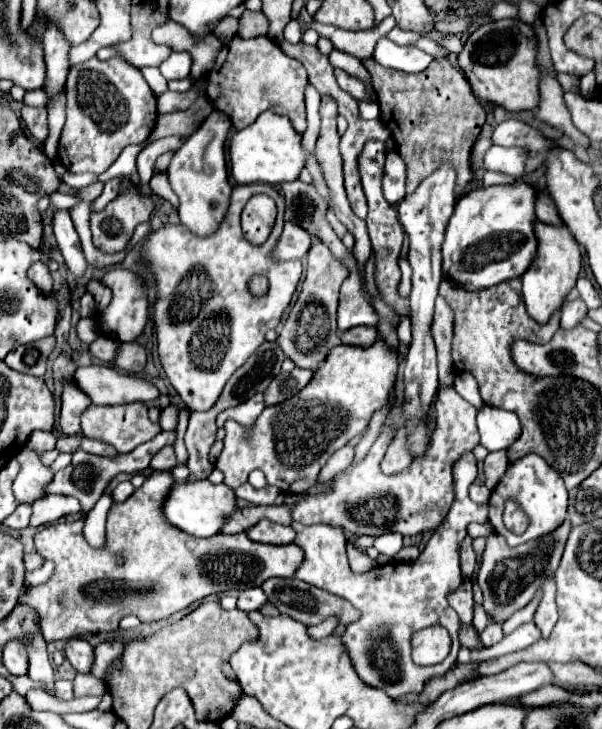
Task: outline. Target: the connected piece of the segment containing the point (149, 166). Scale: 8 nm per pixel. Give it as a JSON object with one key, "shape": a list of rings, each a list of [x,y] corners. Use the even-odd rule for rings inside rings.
{"shape":[[[168,136],[168,138],[160,138],[156,142],[152,142],[150,146],[146,146],[140,154],[138,154],[138,174],[140,174],[140,184],[148,184],[150,182],[150,174],[154,170],[154,162],[160,154],[168,152],[168,150],[178,150],[182,144],[186,142],[186,138],[180,136]]]}

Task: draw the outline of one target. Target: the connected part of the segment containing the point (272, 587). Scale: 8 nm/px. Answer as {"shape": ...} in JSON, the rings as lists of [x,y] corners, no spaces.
{"shape":[[[268,578],[262,584],[262,590],[268,596],[270,604],[274,604],[282,614],[292,616],[294,620],[300,620],[304,626],[320,624],[328,616],[336,616],[338,624],[350,624],[358,618],[356,616],[358,610],[354,610],[352,604],[348,604],[348,600],[338,598],[330,592],[324,592],[322,588],[316,588],[316,586],[312,586],[308,582],[302,582],[302,580],[296,580],[296,578]]]}

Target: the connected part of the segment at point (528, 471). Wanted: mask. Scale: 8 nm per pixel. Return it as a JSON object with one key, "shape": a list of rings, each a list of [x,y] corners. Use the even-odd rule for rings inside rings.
{"shape":[[[528,454],[522,460],[518,460],[516,464],[508,466],[500,484],[492,490],[488,510],[490,510],[488,518],[490,518],[490,524],[492,524],[494,532],[504,536],[508,546],[514,548],[514,546],[526,544],[528,540],[538,540],[540,536],[548,536],[548,532],[554,532],[568,518],[568,490],[564,486],[564,480],[560,478],[560,474],[556,474],[552,470],[552,466],[548,466],[540,456]],[[508,500],[514,500],[530,520],[526,532],[520,534],[520,536],[508,532],[506,526],[502,524],[502,512],[504,512],[504,504]]]}

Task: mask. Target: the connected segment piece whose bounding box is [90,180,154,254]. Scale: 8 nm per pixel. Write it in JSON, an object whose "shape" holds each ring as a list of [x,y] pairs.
{"shape":[[[124,180],[122,182],[122,188],[118,192],[118,196],[98,214],[90,216],[90,226],[92,226],[92,238],[94,238],[94,244],[104,250],[104,252],[120,252],[126,242],[132,238],[134,234],[134,228],[142,222],[148,222],[150,216],[154,212],[154,200],[150,198],[150,194],[144,194],[140,192],[130,180]]]}

